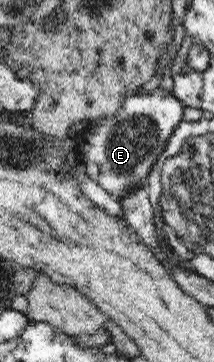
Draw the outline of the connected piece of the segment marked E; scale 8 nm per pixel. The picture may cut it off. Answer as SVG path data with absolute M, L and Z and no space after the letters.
M158 87L150 94L136 92L124 99L114 117L107 117L91 126L84 134L74 137L77 146L78 159L84 163L84 172L93 179L102 189L106 189L109 195L127 195L134 192L136 188L147 187L147 175L156 164L158 157L164 153L166 142L174 133L174 129L184 119L184 104L172 96L172 91L166 91Z

